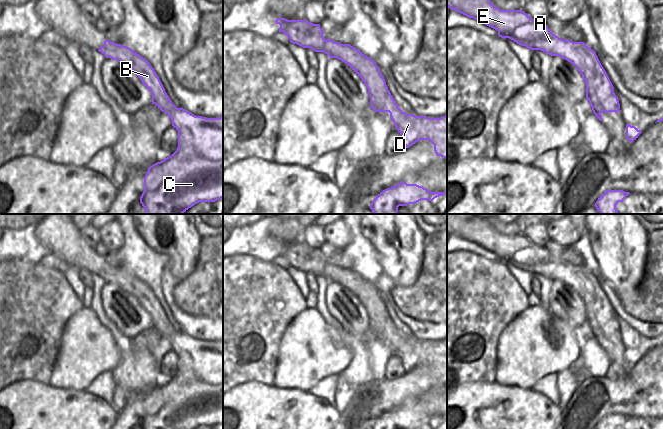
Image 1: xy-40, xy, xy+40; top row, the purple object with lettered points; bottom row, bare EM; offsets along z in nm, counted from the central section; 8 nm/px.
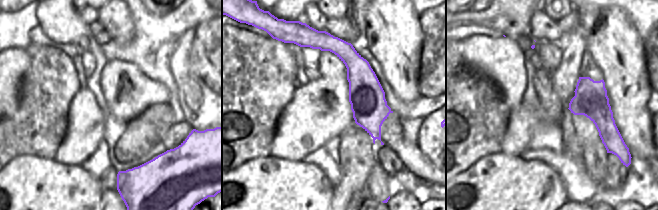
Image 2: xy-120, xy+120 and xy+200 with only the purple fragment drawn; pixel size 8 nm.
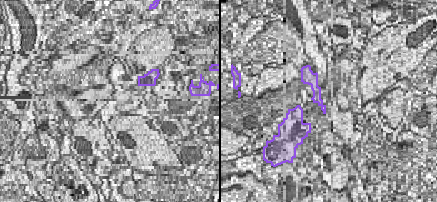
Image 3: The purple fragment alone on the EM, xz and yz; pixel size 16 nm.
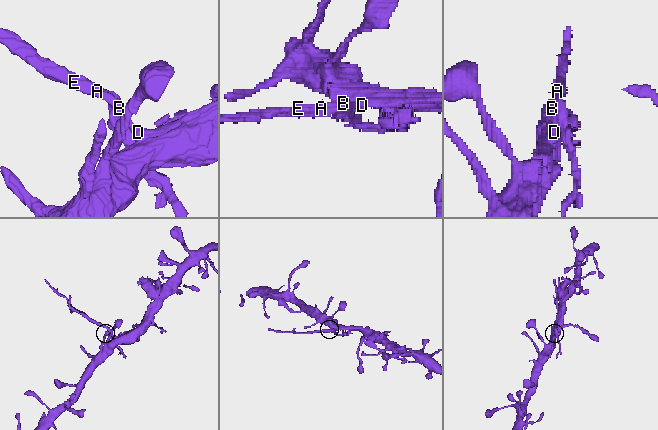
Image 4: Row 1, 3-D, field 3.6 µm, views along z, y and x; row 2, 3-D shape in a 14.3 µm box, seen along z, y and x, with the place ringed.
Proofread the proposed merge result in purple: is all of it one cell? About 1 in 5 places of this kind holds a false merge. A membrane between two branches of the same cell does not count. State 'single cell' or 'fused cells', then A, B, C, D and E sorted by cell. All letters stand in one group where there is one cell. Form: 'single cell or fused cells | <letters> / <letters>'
fused cells | A B E / C D

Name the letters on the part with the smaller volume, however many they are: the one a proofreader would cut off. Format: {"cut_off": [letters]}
{"cut_off": ["A", "B", "E"]}

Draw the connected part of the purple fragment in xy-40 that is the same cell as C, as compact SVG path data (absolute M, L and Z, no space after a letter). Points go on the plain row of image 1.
M166 316L152 324L166 337L172 350L178 355L178 371L164 384L148 392L144 401L142 429L195 429L199 426L215 426L223 422L223 340L206 342L195 340L177 332Z

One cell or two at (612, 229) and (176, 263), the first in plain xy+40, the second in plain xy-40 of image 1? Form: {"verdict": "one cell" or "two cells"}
{"verdict": "one cell"}

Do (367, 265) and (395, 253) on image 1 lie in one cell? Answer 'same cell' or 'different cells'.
different cells

